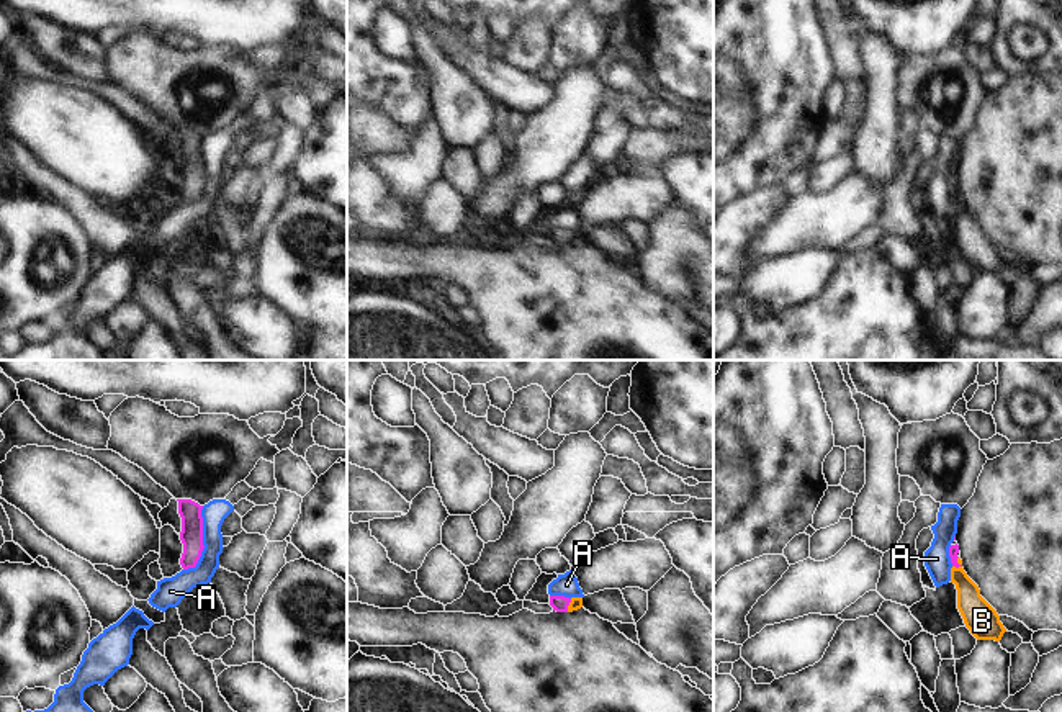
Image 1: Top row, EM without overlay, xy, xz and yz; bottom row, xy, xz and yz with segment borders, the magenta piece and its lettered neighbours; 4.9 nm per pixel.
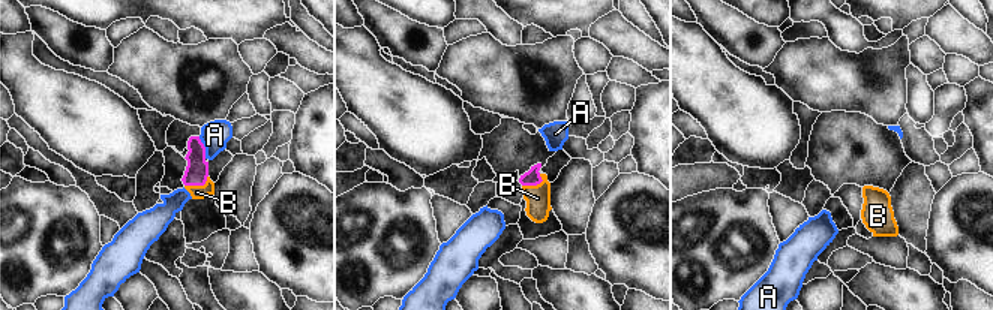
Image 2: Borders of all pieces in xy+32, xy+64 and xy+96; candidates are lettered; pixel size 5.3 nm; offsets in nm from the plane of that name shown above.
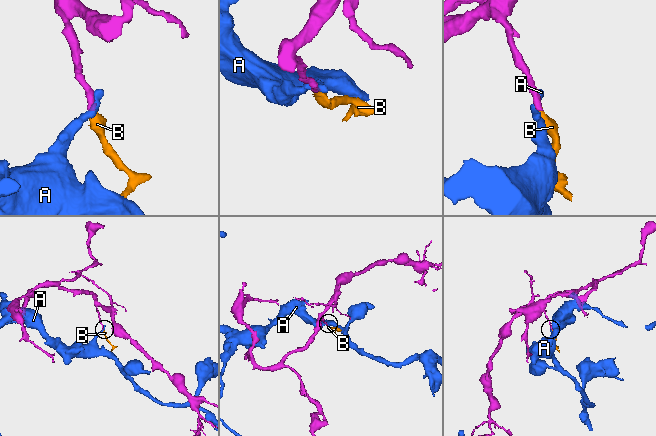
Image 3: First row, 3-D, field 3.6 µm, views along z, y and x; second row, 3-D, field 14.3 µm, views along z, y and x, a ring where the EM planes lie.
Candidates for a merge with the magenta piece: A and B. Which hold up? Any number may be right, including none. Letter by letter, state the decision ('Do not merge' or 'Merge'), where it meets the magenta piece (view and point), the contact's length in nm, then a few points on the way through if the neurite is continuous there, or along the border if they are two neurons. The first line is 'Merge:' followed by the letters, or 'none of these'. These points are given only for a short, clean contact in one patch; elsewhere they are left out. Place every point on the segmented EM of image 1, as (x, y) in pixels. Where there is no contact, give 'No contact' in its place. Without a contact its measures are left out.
Merge: B
A: Do not merge. Touches magenta at xy (202, 542). Shared border 340 nm. Boundary: xy (203, 506), (203, 550), (198, 562), (184, 570)
B: Merge. Touches magenta at yz (958, 563). Shared border 60 nm. Path across: yz (954, 549), (958, 563), (959, 578), (976, 611).

